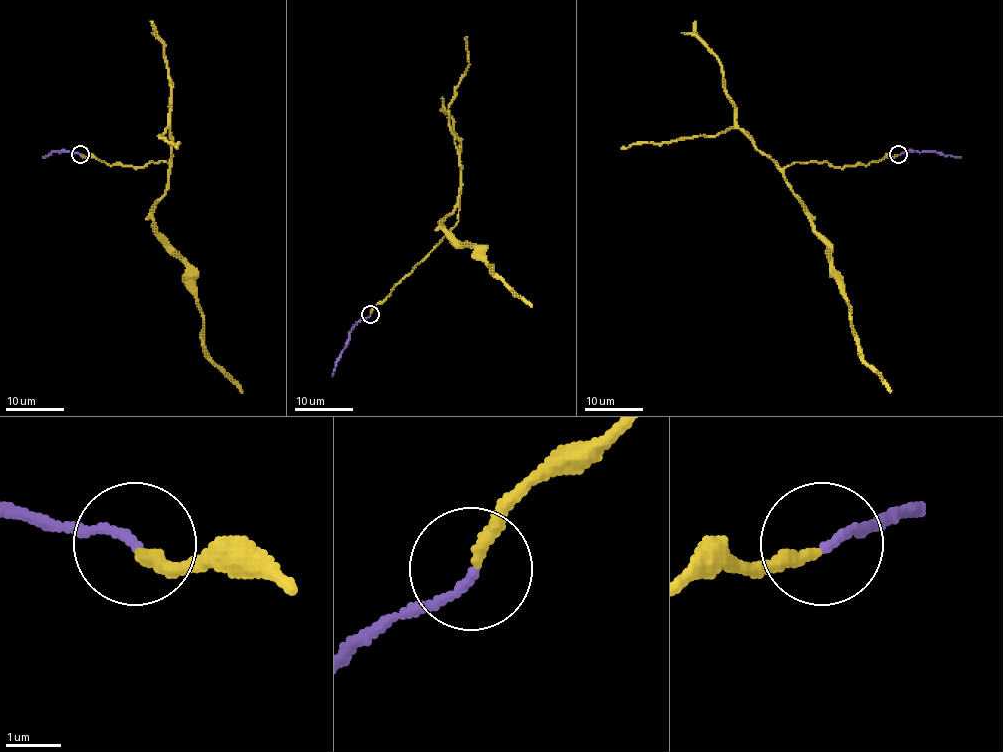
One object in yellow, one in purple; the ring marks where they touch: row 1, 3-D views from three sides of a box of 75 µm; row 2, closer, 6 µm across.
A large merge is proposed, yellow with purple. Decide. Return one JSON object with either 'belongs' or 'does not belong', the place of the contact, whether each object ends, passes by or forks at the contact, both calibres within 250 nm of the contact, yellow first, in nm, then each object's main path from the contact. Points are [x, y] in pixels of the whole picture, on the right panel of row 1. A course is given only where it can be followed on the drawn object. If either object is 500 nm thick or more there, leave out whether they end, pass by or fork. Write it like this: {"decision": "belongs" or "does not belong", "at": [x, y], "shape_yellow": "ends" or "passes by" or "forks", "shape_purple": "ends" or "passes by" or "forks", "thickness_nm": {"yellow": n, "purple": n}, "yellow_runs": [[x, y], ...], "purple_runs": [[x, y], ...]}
{"decision": "belongs", "at": [898, 154], "shape_yellow": "ends", "shape_purple": "ends", "thickness_nm": {"yellow": 240, "purple": 160}, "yellow_runs": [[899, 155], [841, 168], [793, 162], [784, 169], [812, 231], [827, 246], [858, 353], [890, 393]], "purple_runs": [[899, 155], [915, 150], [960, 158]]}

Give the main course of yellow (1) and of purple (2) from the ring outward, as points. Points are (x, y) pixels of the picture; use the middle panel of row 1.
1: (370, 314), (454, 226), (458, 200), (442, 222), (445, 227), (476, 248), (494, 273), (532, 305)
2: (370, 314), (363, 317), (351, 330), (332, 376)

